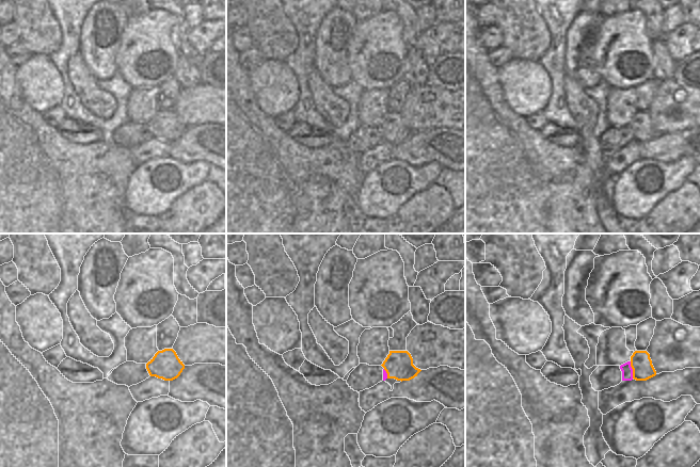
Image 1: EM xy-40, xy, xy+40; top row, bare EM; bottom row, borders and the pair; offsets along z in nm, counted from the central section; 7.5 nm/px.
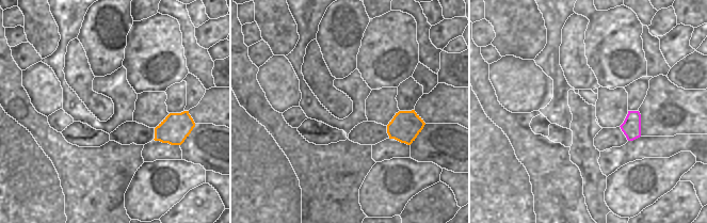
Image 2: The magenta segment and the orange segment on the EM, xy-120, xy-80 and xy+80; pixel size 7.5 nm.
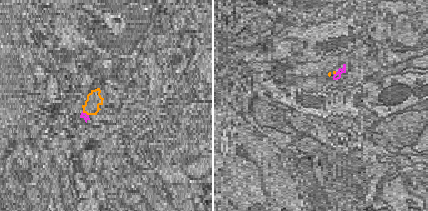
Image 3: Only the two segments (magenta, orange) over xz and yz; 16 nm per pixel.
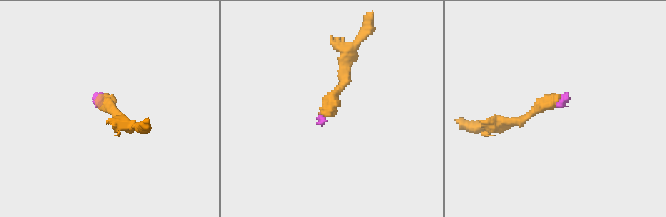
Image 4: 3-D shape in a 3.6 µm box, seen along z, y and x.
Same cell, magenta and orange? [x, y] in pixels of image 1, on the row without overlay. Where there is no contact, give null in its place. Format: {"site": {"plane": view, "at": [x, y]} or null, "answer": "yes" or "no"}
{"site": {"plane": "xy+40", "at": [632, 131]}, "answer": "yes"}

